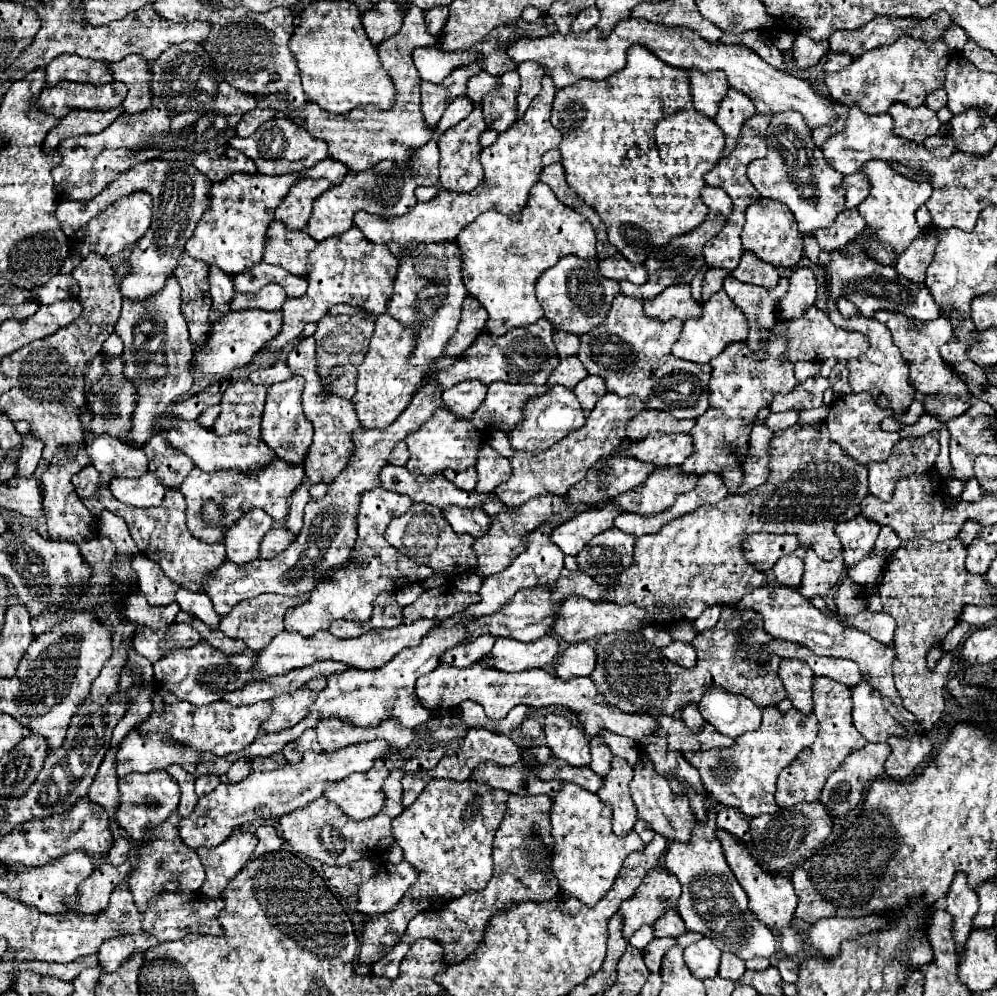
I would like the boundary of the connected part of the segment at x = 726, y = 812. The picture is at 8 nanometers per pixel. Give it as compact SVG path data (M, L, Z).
M727 807L721 809L717 813L717 827L731 833L737 839L741 839L743 843L749 843L749 837L747 837L747 835L751 835L749 823L747 823L747 819L743 819L739 809L727 809Z

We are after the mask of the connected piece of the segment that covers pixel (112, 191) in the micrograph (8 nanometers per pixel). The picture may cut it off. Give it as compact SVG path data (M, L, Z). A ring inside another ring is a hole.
M143 161L115 177L99 197L91 201L61 201L57 207L57 219L67 237L73 231L81 229L83 223L91 221L97 213L101 213L107 205L111 205L117 197L125 197L133 191L147 191L153 197L153 221L149 231L137 241L129 255L131 271L121 279L121 295L129 301L143 301L163 289L169 277L173 277L175 265L185 251L187 239L193 235L197 221L207 209L211 181L199 173L193 165L185 161Z

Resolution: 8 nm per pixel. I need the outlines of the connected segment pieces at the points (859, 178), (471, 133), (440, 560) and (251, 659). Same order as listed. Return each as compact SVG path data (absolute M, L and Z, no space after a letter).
M855 171L851 175L843 175L843 185L845 185L845 201L847 201L847 209L857 207L869 193L871 193L871 185L867 181L867 175L863 171Z
M475 105L475 109L471 111L471 115L467 119L463 119L459 125L447 129L441 137L439 137L439 151L441 151L441 159L439 159L439 171L441 171L441 185L447 191L459 191L459 193L469 193L473 191L481 179L483 179L483 169L479 163L479 135L487 129L483 117L481 117L481 107Z
M413 503L411 509L395 517L387 531L385 539L403 555L411 557L417 563L429 565L437 573L477 573L475 569L475 553L473 553L473 537L471 535L459 535L443 521L443 511L435 509L427 503Z
M419 619L409 625L399 625L395 629L373 629L371 633L365 633L363 637L335 637L329 631L319 631L313 637L303 637L299 633L283 631L263 649L263 653L251 653L249 647L243 649L243 653L235 653L235 657L223 657L219 649L211 649L203 639L193 647L177 647L169 649L163 659L153 663L155 669L155 681L161 689L175 693L179 699L185 699L193 705L211 705L219 701L225 693L231 693L235 689L243 689L243 685L249 685L251 681L263 681L267 677L285 675L291 669L299 669L305 665L311 665L315 661L341 661L357 669L379 669L387 661L391 661L399 651L405 647L415 647L421 643L421 639L429 633L429 629L437 621L431 619Z

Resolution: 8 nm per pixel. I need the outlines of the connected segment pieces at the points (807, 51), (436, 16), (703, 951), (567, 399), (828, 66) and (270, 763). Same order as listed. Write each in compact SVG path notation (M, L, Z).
M799 35L793 43L793 55L795 55L795 61L797 61L797 67L799 69L807 69L807 67L813 67L817 65L817 61L829 51L829 43L827 41L813 41L811 37L805 37L805 35Z
M439 7L439 9L429 9L429 11L423 11L425 15L425 25L427 25L427 31L433 33L433 35L439 35L443 25L447 23L447 7Z
M703 937L701 941L697 941L685 949L687 967L691 969L691 973L697 979L715 977L717 969L719 969L719 957L721 957L721 949L715 947L713 941L707 937Z
M553 385L545 395L537 395L527 401L523 407L523 421L509 433L513 449L523 451L545 451L557 441L561 441L567 433L583 427L585 411L579 405L579 399L571 389L563 389L563 385Z
M827 53L827 61L823 65L825 73L833 73L833 71L841 71L845 65L849 65L853 59L847 53Z
M282 752L274 753L269 757L255 757L251 760L251 772L274 770L286 764Z

